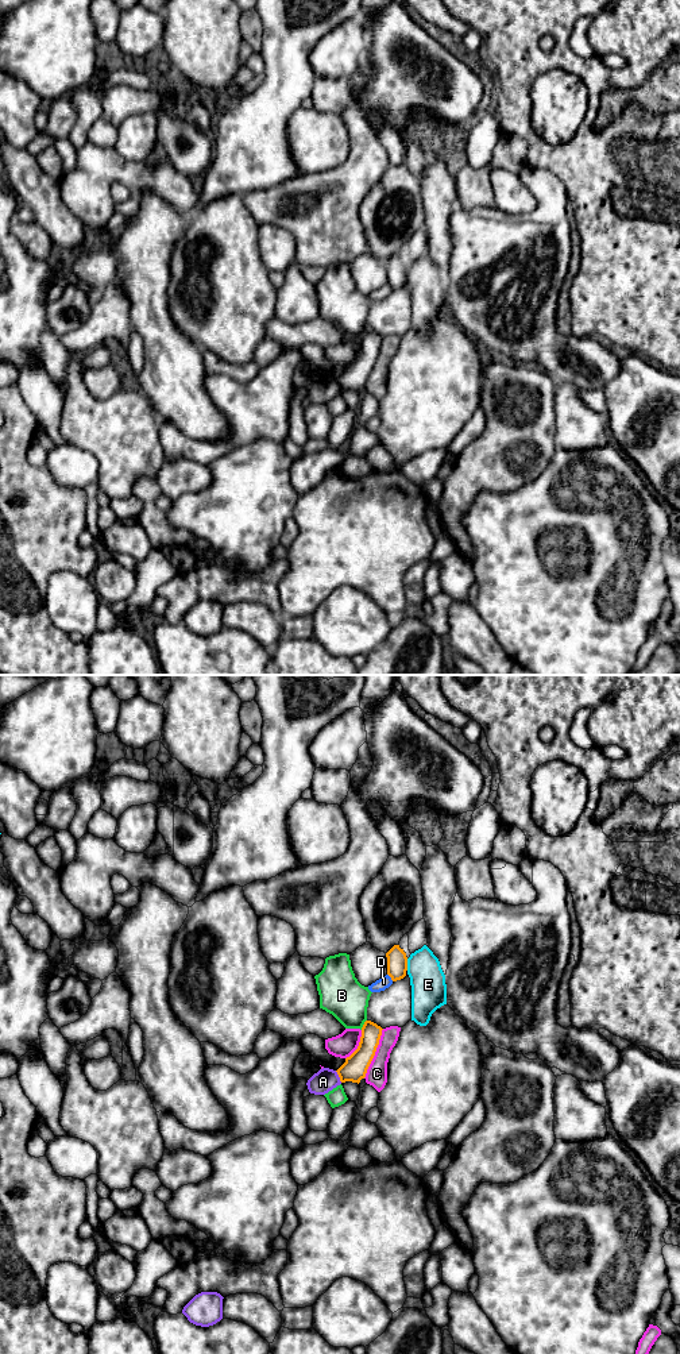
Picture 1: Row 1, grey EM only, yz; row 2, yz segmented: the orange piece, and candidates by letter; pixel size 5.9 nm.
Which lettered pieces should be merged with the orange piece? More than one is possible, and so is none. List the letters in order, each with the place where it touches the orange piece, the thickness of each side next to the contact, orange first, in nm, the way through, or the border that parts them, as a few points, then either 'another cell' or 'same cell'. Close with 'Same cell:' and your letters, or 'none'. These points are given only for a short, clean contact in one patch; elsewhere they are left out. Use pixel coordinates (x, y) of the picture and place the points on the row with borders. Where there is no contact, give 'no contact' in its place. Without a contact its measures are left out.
A: meets orange in yz at (339, 1076); 150 nm thick on the orange side, 140 nm on the other; border along yz (335, 1071), (342, 1081); another cell
B: meets orange in yz at (363, 1025); 140 nm thick on the orange side, 260 nm on the other; another cell
C: meets orange in yz at (374, 1053); 150 nm thick on the orange side, 130 nm on the other; another cell
D: meets orange in yz at (390, 976); 130 nm thick on the orange side, 70 nm on the other; border along yz (387, 973), (393, 980); another cell
E: meets orange in yz at (406, 964); 130 nm thick on the orange side, 200 nm on the other; another cell
Same cell: none

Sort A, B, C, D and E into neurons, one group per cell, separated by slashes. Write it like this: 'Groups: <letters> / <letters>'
Groups: A / B / C / D / E

